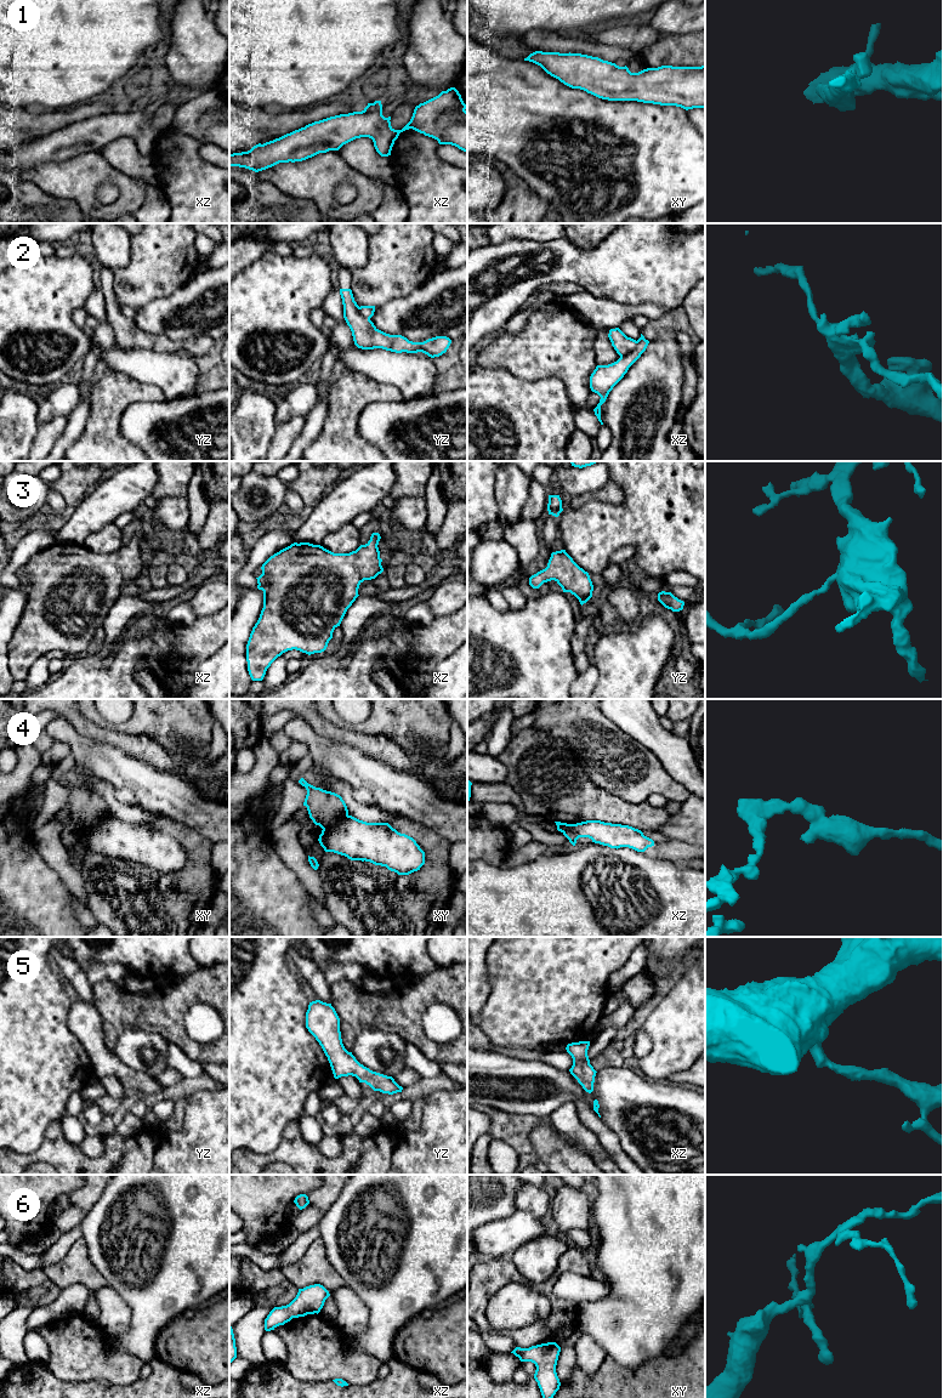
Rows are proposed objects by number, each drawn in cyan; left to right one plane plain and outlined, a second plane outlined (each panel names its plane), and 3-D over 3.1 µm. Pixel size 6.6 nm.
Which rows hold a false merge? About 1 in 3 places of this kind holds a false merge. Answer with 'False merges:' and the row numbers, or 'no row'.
False merges: 2, 4

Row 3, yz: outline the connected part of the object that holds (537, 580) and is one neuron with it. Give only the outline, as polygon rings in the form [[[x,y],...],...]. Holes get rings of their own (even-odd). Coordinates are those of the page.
[[[566,550],[551,553],[547,567],[529,578],[529,585],[533,589],[539,589],[544,582],[555,580],[563,590],[574,595],[583,606],[592,597],[593,585],[587,572],[580,568]]]

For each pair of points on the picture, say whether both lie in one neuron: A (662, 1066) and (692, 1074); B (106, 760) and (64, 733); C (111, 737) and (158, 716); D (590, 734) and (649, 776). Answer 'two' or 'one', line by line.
A: two
B: one
C: two
D: one

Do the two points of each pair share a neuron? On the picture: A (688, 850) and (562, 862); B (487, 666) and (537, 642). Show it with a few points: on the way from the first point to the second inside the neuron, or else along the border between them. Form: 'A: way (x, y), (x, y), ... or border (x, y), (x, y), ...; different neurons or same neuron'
A: border (643, 852), (674, 861); different neurons
B: way (499, 666), (512, 666), (524, 654); same neuron

